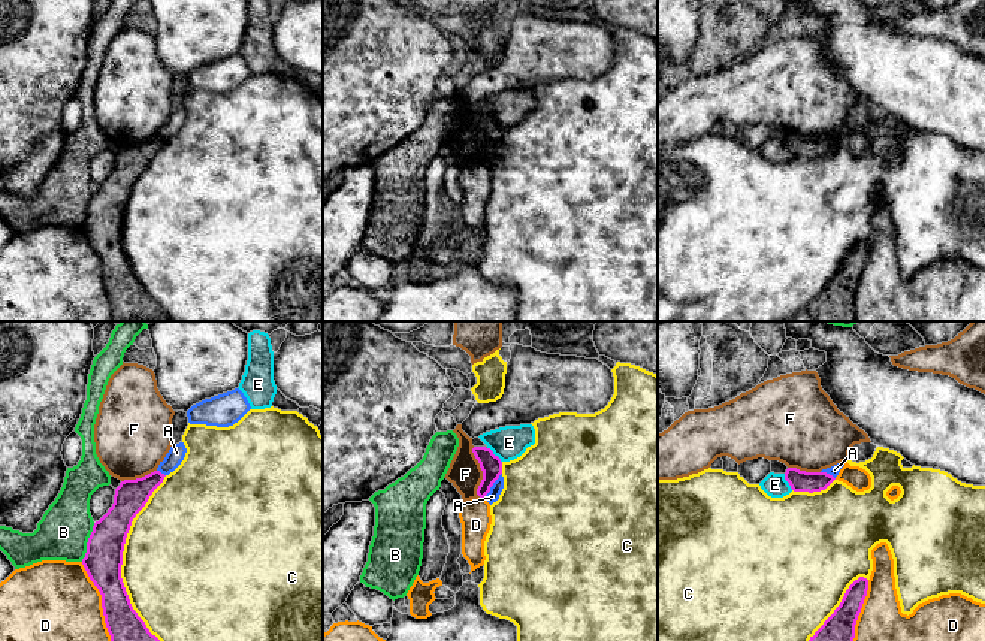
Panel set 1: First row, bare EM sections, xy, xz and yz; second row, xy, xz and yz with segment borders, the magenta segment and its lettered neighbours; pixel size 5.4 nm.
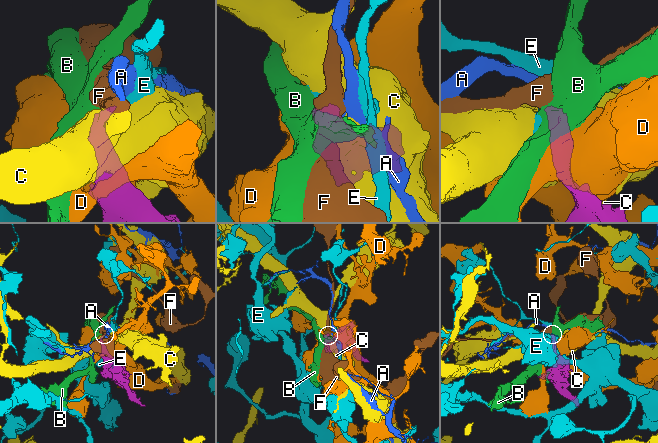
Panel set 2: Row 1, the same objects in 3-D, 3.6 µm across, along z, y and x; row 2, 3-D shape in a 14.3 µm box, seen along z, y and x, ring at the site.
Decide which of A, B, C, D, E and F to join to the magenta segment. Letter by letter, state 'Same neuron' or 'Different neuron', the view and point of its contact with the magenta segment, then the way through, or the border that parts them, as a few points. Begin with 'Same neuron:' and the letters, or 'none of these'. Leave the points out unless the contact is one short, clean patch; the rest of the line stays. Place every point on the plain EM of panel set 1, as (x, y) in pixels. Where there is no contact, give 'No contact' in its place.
Same neuron: none of these
A: Different neuron. Touches magenta at xz (492, 150). Boundary: xz (501, 138), (485, 162)
B: Different neuron. Touches magenta at xy (87, 208)
C: Different neuron. Touches magenta at xy (121, 229)
D: Different neuron. Touches magenta at xy (102, 272)
E: Different neuron. Touches magenta at xz (493, 120). Boundary: xz (488, 112), (501, 127)
F: Different neuron. Touches magenta at xz (483, 138). Boundary: xz (473, 112), (482, 136), (477, 154), (480, 162)

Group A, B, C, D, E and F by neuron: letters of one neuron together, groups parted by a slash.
A / B / C / D / E / F

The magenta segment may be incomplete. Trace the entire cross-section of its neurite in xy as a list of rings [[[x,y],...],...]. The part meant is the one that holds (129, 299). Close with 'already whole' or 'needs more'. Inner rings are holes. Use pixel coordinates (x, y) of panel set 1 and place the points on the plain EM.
[[[154,136],[142,143],[121,146],[115,154],[112,172],[94,188],[87,208],[82,230],[102,260],[112,321],[166,317],[133,275],[121,244],[123,217],[132,187],[164,142],[160,136]]]; already whole

